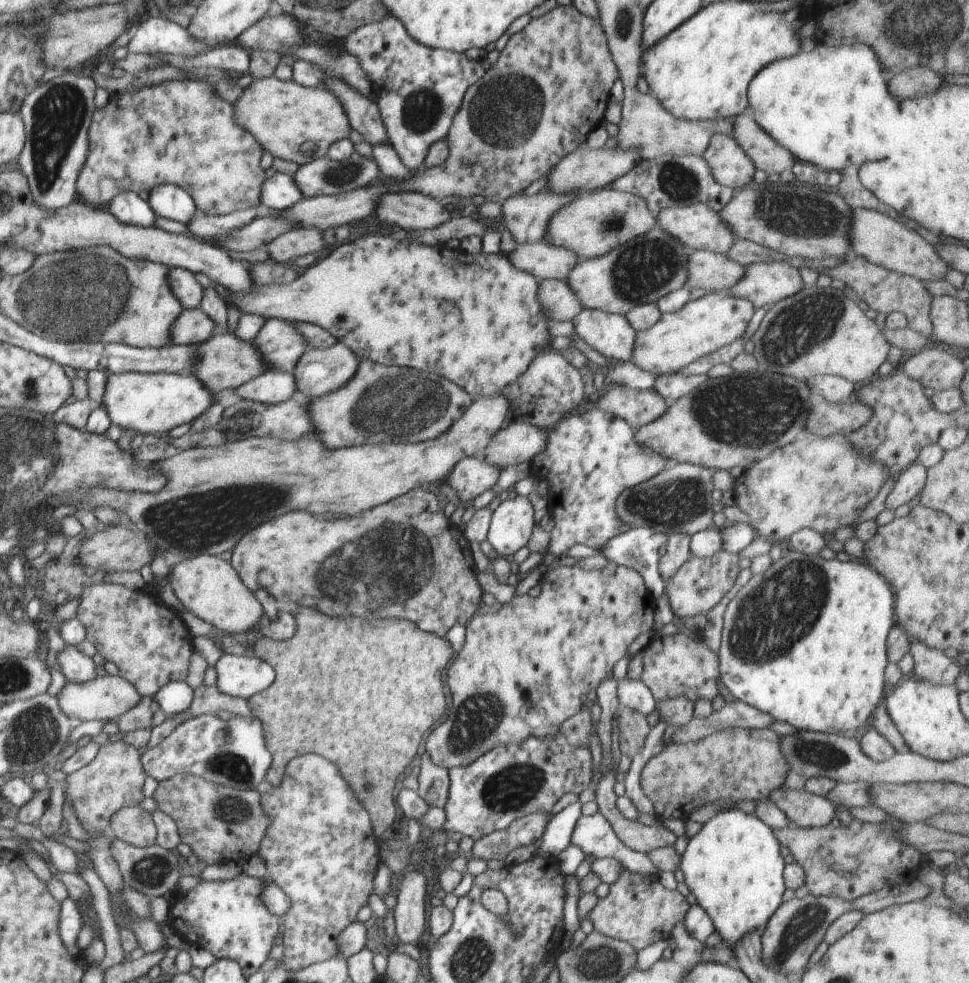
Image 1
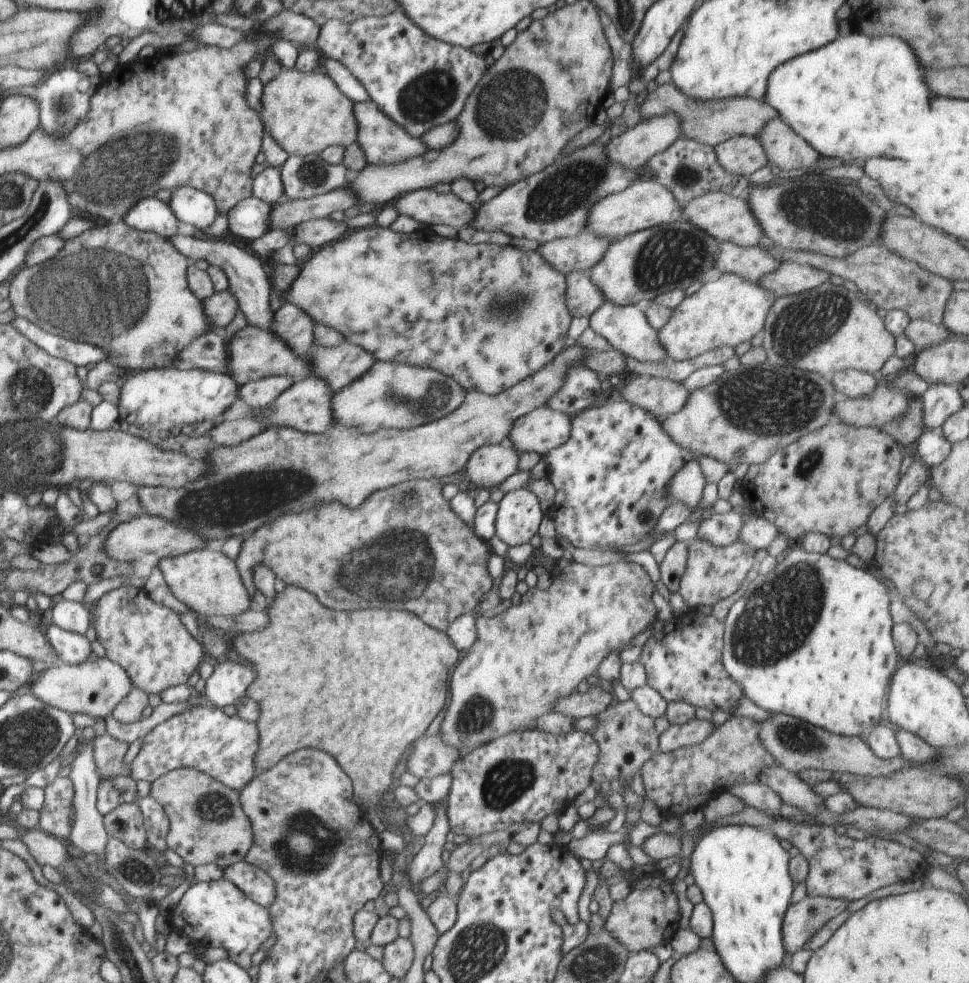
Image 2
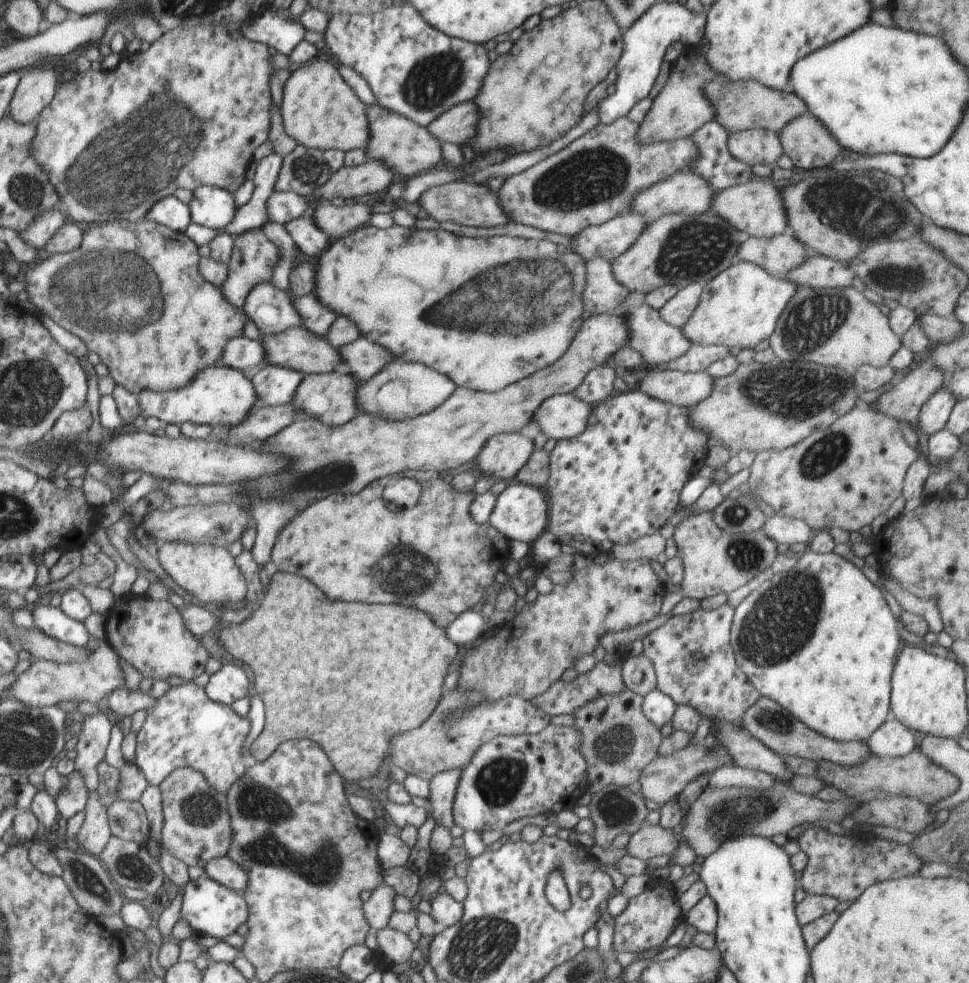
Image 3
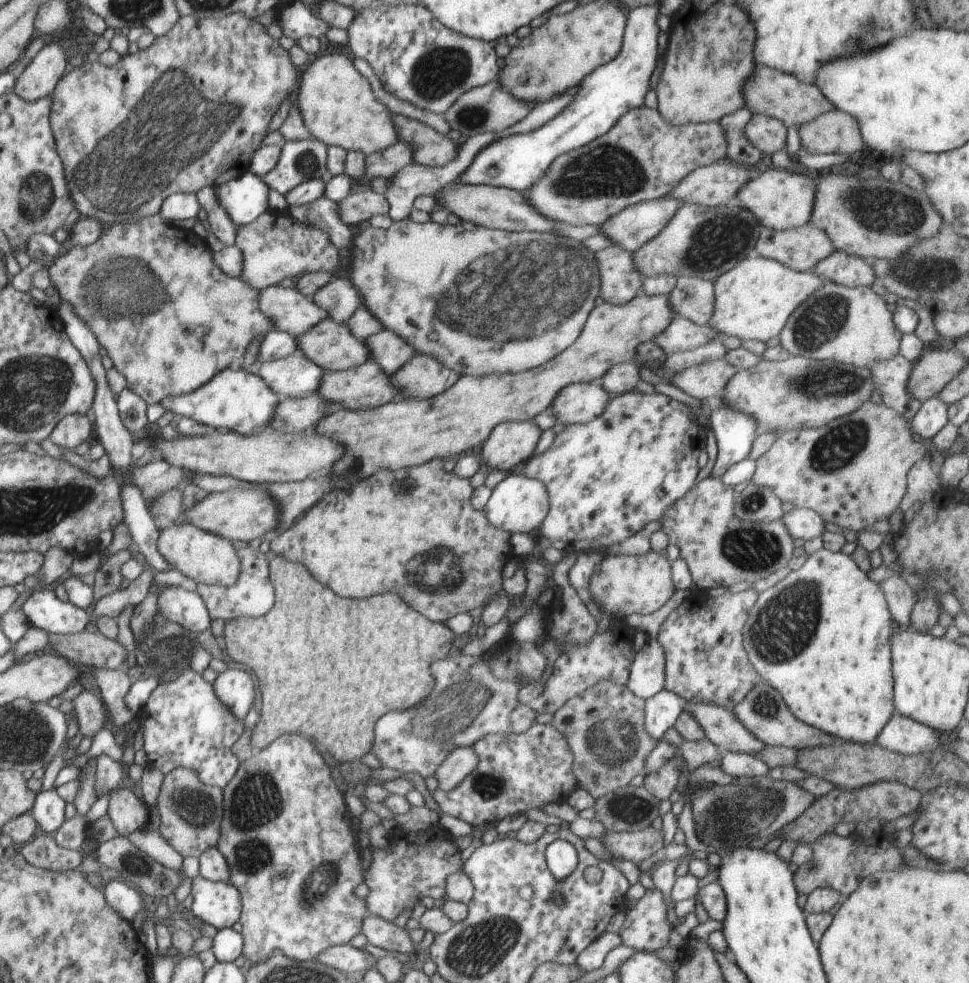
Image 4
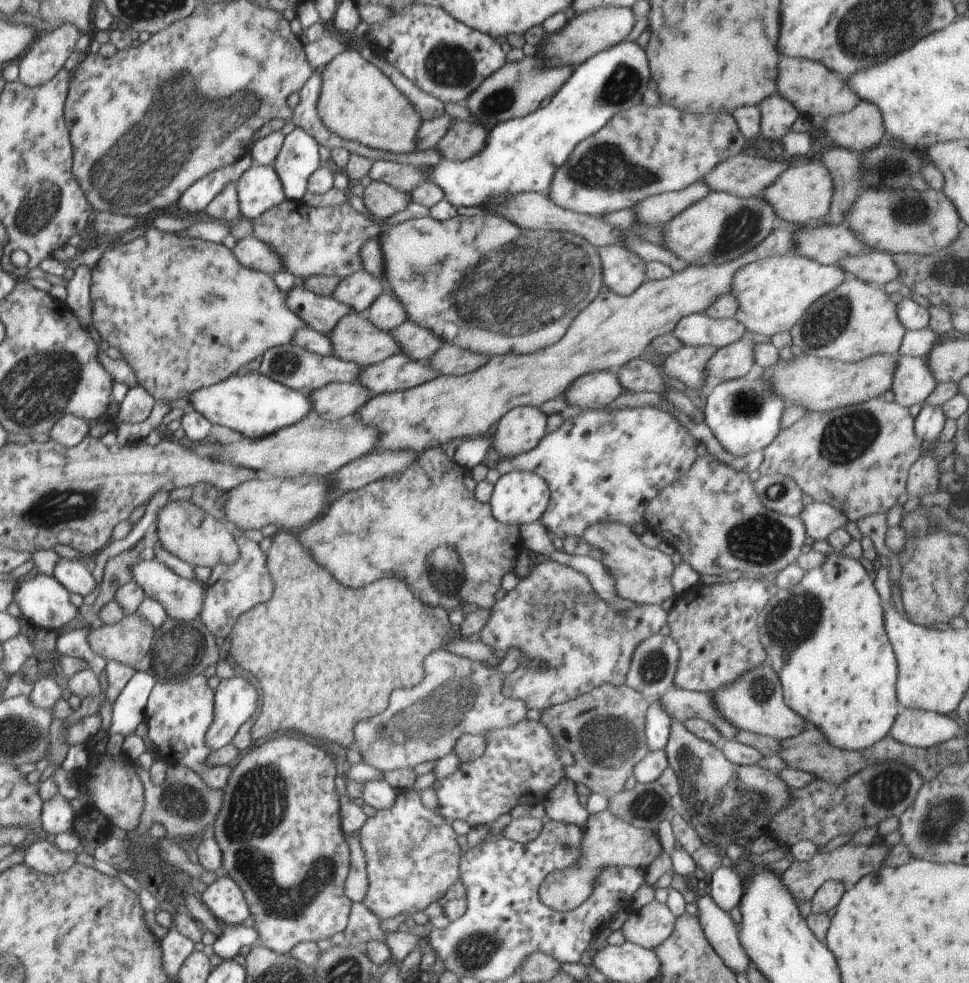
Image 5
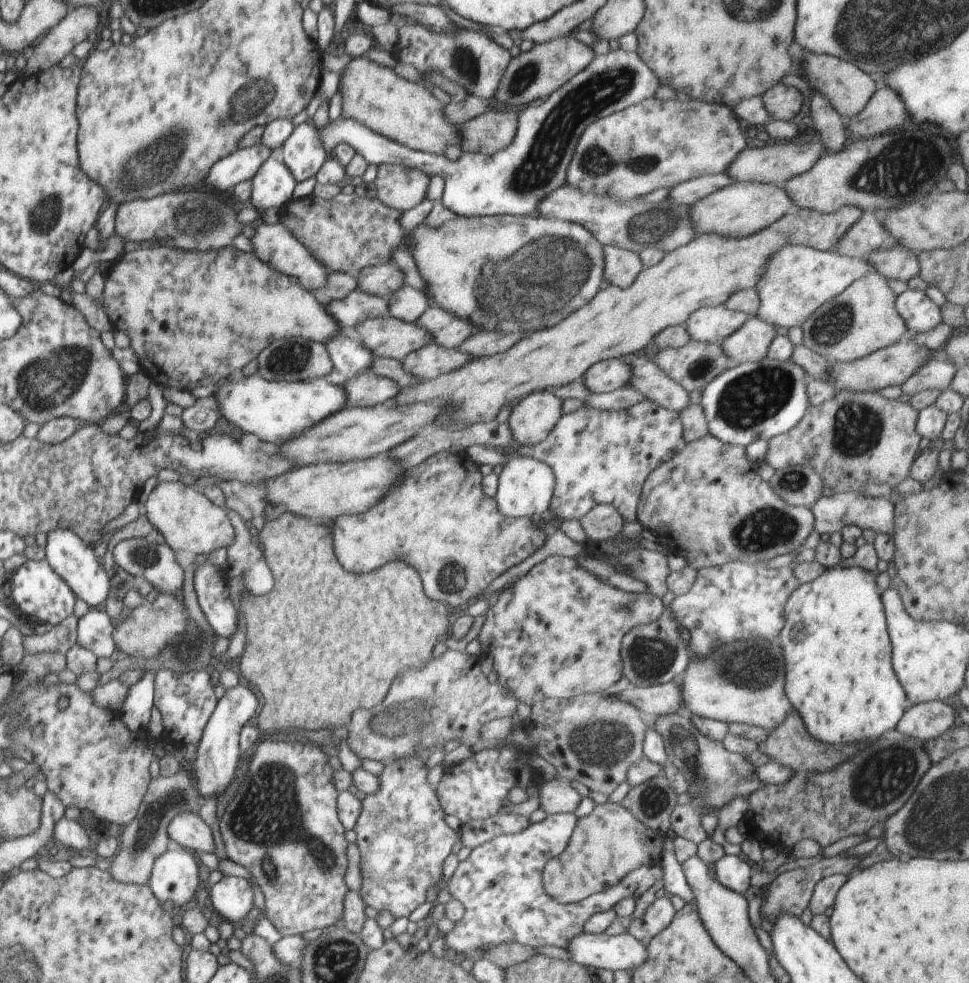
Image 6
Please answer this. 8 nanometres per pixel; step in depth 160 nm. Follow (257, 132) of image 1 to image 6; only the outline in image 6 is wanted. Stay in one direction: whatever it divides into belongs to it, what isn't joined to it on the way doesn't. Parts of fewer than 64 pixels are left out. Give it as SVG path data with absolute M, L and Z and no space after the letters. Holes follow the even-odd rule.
M366 56L354 57L339 78L344 118L358 120L372 132L382 134L415 152L444 157L448 146L462 146L460 126L450 124L444 116L444 104L426 86L400 78L392 69L369 60Z

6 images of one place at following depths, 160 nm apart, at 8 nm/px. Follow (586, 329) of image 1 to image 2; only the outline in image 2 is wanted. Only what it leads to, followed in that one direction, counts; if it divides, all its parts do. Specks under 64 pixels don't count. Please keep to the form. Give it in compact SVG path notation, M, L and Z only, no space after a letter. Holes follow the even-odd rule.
M608 300L590 316L590 328L626 357L639 362L669 361L666 350L658 340L658 330L652 328L652 324L648 324L643 305L620 306Z

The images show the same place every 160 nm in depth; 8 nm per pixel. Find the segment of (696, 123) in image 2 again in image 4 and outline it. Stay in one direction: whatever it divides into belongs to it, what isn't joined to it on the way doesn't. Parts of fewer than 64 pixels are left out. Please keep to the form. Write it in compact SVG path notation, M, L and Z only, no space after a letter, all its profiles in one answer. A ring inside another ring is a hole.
M768 66L756 67L756 72L744 84L742 94L746 100L745 108L748 108L752 115L766 114L766 116L778 118L782 124L786 124L786 129L790 126L800 127L836 109L836 106L824 96L824 92L820 92L820 88L815 83L807 84L804 80L798 80L782 70L775 70Z

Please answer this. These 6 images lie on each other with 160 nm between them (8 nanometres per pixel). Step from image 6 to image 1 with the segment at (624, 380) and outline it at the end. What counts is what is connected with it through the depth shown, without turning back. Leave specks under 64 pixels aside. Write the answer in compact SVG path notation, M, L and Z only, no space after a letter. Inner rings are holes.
M522 420L515 421L498 429L482 456L488 464L500 469L527 463L545 449L547 432Z

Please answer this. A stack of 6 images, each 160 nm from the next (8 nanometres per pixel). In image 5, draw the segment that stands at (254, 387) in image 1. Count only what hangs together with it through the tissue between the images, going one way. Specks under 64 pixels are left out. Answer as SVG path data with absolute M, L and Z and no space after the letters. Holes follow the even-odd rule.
M289 343L266 351L258 372L292 390L300 390L304 394L309 394L332 382L357 382L362 370L364 370L364 366L358 366L354 362L345 362L335 357L315 354L296 344Z

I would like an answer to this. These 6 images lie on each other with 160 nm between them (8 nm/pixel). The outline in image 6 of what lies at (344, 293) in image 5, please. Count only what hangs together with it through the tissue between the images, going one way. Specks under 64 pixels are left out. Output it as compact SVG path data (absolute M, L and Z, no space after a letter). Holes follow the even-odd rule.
M391 261L387 264L365 267L355 275L357 288L374 296L389 298L404 286L404 274Z

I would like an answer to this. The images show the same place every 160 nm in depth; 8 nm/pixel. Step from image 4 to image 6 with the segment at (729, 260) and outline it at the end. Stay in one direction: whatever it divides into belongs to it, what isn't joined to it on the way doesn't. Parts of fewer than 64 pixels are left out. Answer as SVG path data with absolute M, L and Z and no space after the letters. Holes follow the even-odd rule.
M736 181L735 184L698 200L692 206L690 220L694 237L700 234L720 234L726 238L744 238L757 234L794 208L790 197L783 185Z

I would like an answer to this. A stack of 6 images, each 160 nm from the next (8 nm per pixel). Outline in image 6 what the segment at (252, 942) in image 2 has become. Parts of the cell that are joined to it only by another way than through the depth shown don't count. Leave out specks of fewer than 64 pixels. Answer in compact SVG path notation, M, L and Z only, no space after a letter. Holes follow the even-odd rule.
M226 876L214 884L208 898L212 911L235 925L241 925L254 907L252 884L236 876Z

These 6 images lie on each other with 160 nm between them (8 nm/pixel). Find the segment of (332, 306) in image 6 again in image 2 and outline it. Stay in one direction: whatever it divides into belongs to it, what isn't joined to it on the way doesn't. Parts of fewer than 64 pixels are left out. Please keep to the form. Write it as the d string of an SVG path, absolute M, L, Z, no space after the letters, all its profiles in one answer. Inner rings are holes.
M176 235L169 238L168 242L172 242L172 246L178 248L184 256L188 256L192 262L204 259L208 265L212 264L212 266L222 268L222 272L228 278L229 288L232 290L232 294L236 296L238 307L246 317L248 325L268 331L272 330L275 312L270 306L270 296L273 286L268 281L262 262L256 256L251 256L244 248L238 248L232 242L223 240L222 237L198 240L192 236Z

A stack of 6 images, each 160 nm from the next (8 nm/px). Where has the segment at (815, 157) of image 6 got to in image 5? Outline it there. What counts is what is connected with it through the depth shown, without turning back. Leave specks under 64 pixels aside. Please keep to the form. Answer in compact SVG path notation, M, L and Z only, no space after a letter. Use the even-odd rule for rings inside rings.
M742 151L720 162L710 174L704 176L703 182L712 192L728 192L740 198L759 197L790 165L784 160L768 160Z

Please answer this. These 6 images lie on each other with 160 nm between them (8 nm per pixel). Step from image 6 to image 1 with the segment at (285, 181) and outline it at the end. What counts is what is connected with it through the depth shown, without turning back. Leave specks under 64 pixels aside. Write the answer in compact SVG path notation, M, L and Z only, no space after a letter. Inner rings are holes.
M170 183L151 188L147 201L158 217L185 225L198 212L194 199L183 188Z

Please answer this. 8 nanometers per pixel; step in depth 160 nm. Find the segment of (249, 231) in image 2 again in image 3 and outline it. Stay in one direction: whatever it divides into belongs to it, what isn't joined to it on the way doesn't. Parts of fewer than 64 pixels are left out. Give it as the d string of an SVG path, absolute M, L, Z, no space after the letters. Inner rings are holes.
M275 191L266 201L268 220L278 224L285 222L286 219L300 217L308 207L308 197L291 191Z

